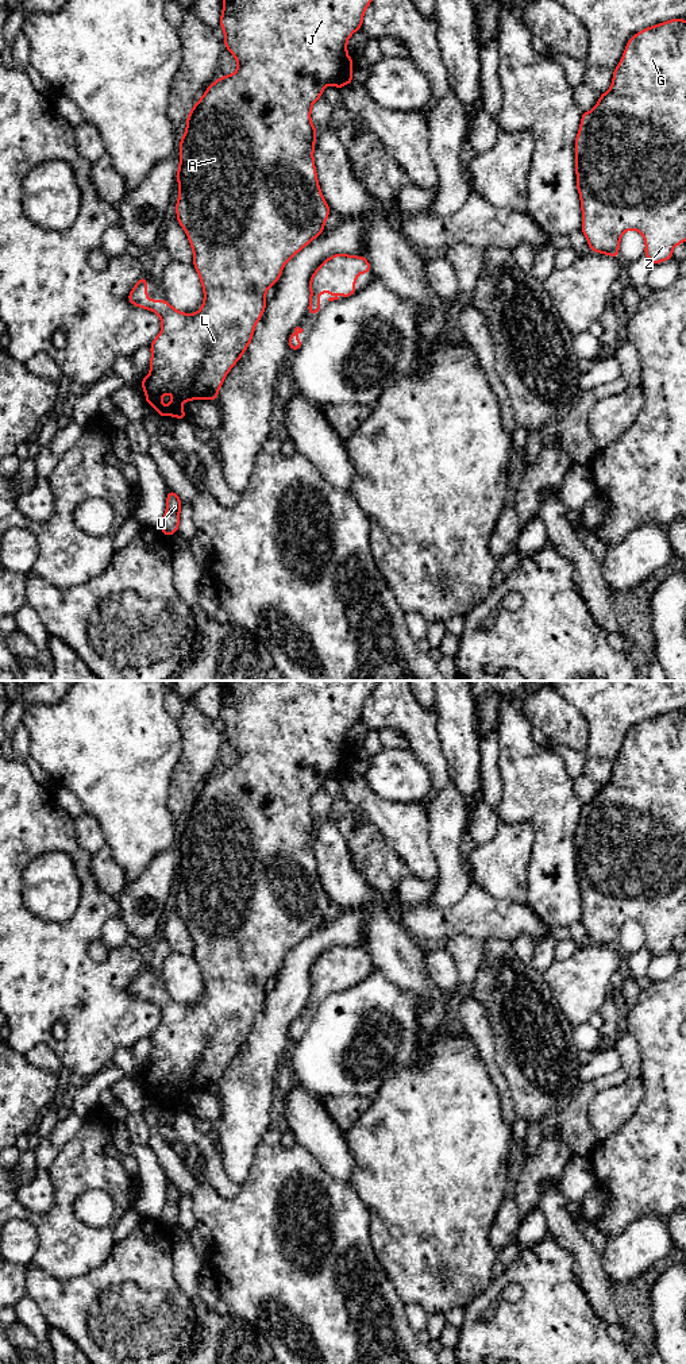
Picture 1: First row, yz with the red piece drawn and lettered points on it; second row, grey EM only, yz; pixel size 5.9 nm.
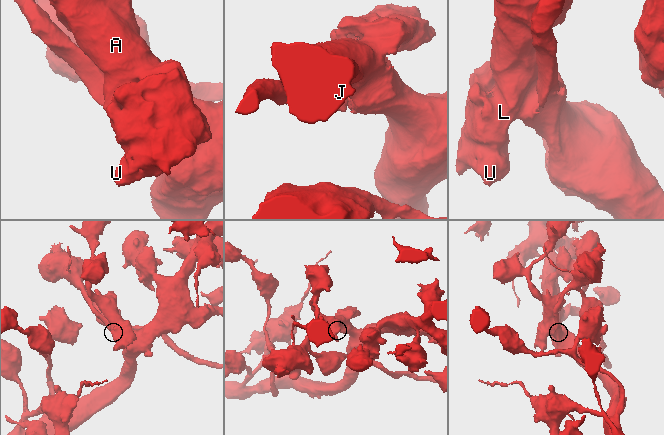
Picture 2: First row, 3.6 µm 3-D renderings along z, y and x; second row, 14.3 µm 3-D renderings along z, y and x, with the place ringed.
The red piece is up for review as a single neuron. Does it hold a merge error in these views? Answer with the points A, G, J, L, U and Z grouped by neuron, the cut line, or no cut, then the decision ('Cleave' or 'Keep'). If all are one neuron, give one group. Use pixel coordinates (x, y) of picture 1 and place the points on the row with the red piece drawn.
Groups: A G J L U Z. No split. Keep

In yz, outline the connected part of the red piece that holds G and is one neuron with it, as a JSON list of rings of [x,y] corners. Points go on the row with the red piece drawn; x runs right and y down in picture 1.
[[[672,19],[639,31],[627,43],[618,66],[613,70],[612,86],[600,96],[597,105],[582,112],[581,127],[575,139],[577,189],[582,207],[582,232],[589,250],[618,258],[620,238],[628,230],[639,231],[645,240],[644,255],[652,263],[660,263],[672,258],[672,248],[686,242],[686,20]]]

